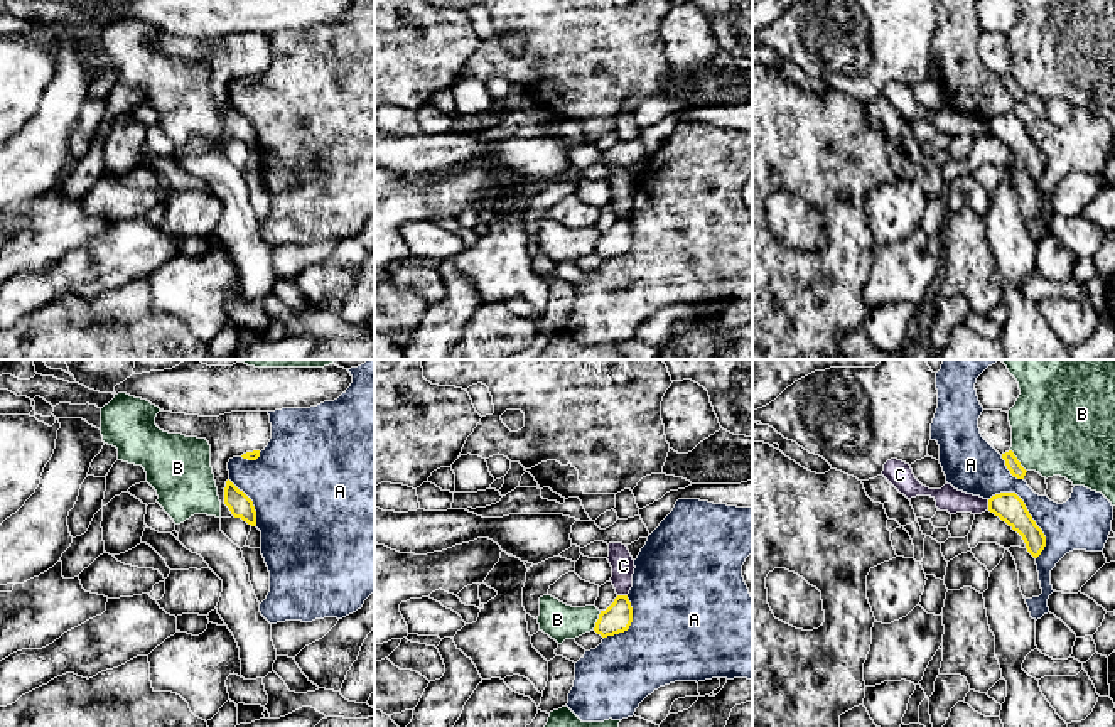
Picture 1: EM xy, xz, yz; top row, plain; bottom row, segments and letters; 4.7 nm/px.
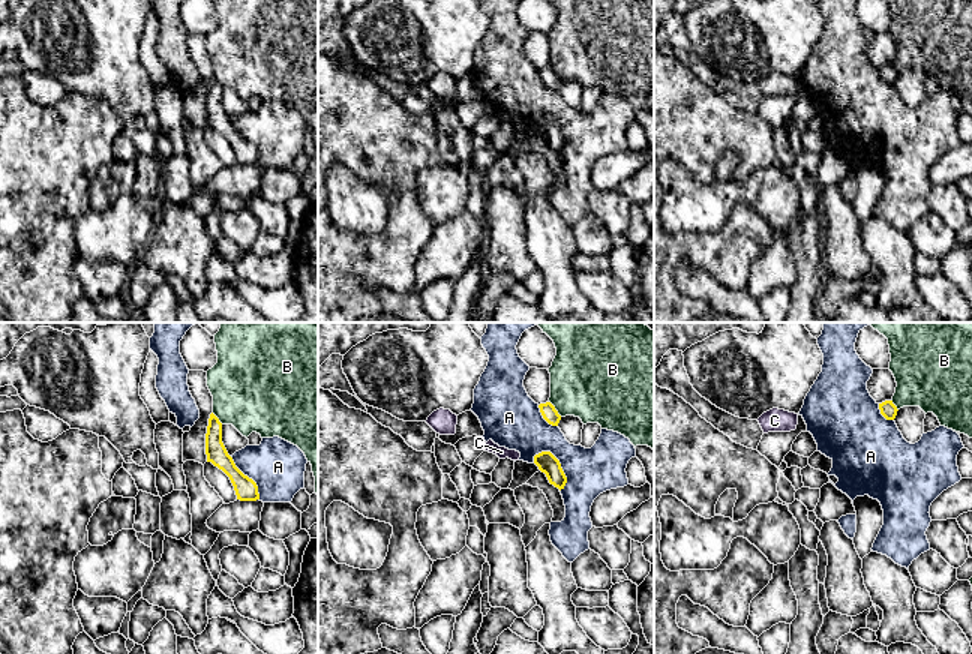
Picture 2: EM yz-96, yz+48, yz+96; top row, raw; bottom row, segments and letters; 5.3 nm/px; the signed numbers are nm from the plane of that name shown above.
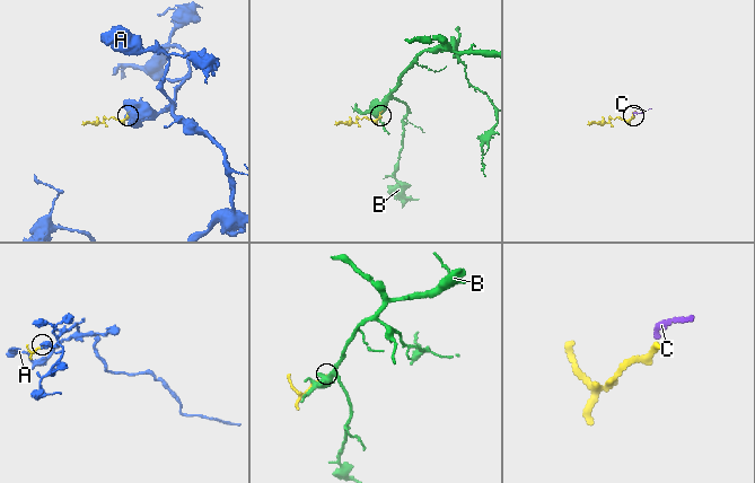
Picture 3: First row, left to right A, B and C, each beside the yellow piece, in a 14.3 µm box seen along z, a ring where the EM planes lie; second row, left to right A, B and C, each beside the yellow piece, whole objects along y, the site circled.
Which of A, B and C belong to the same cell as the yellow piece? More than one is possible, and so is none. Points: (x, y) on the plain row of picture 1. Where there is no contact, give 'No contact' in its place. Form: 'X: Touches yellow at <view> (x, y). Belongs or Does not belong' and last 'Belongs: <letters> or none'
A: Touches yellow at yz (1029, 137). Does not belong
B: Touches yellow at yz (1018, 83). Does not belong
C: Touches yellow at yz (989, 127). Does not belong
Belongs: none

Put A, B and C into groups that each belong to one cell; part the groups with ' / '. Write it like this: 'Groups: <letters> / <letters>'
Groups: A / B / C

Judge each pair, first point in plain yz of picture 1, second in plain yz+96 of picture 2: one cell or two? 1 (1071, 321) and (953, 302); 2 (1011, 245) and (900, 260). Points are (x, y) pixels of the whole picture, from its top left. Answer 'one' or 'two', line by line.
1: one
2: one

